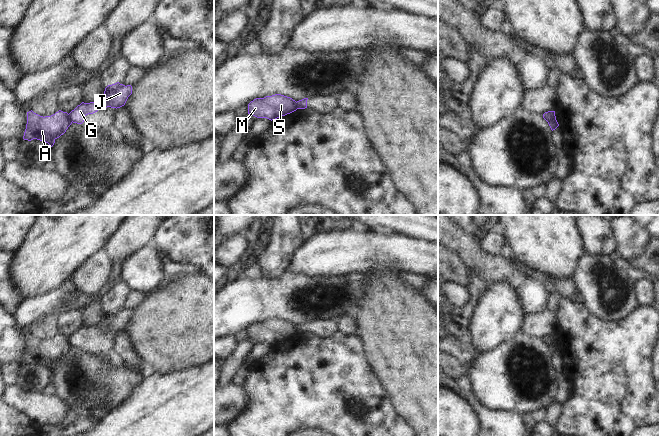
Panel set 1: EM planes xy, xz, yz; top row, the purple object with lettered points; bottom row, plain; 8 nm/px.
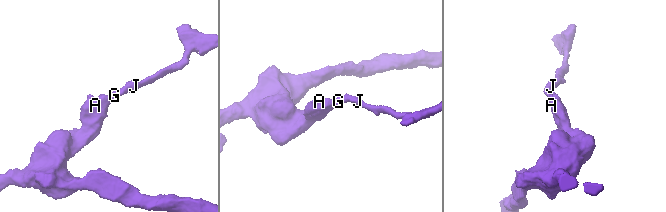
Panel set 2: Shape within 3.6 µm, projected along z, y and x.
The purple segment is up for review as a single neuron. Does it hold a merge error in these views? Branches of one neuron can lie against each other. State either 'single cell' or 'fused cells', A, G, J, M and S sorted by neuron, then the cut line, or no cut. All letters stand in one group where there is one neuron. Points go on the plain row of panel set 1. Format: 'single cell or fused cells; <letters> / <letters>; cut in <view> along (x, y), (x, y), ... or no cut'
fused cells; A M S / G J; cut in xy along (67, 338), (71, 346)

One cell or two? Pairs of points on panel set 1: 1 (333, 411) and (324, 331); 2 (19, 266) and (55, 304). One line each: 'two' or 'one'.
1: two
2: two

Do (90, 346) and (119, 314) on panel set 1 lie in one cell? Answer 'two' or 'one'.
one

